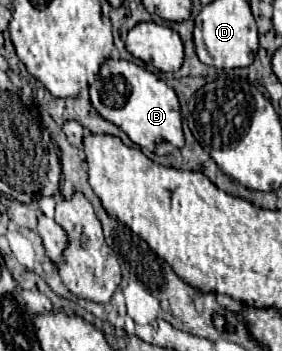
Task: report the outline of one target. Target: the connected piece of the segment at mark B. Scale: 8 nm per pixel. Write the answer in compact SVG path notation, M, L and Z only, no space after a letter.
M107 59L95 83L89 89L93 107L119 129L123 129L129 139L141 149L149 149L157 155L169 155L185 145L181 129L181 107L175 91L161 81L155 73L137 67L131 61Z

